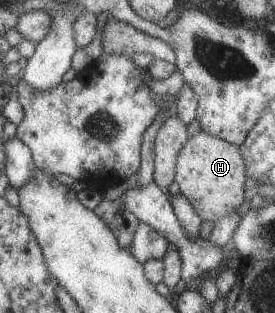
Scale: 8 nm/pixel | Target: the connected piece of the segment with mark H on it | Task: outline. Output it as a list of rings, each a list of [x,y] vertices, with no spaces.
[[[203,131],[187,137],[176,159],[174,182],[202,221],[215,222],[236,211],[245,198],[246,177],[239,147]]]

